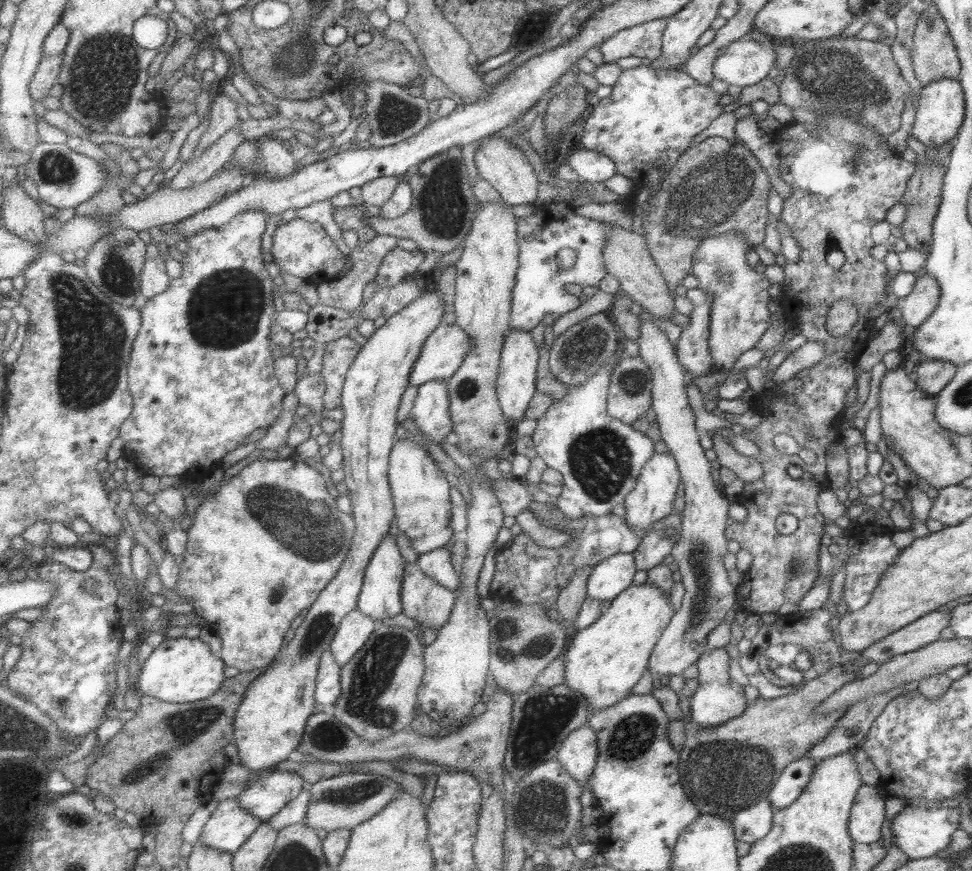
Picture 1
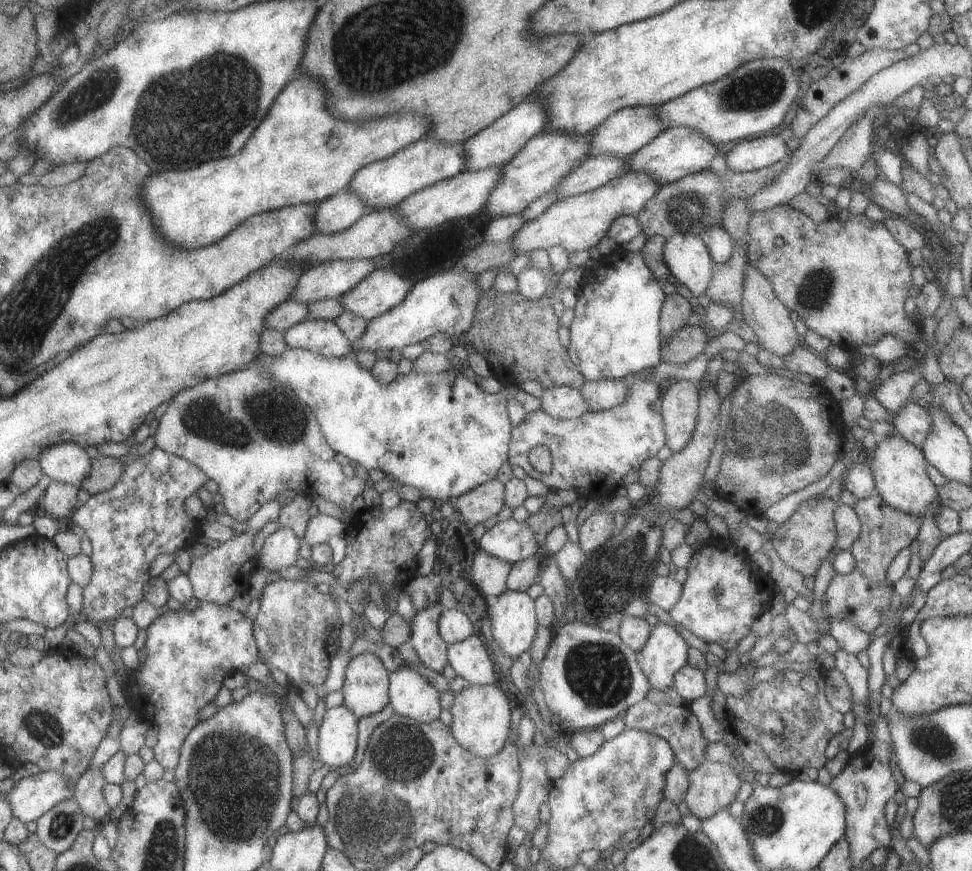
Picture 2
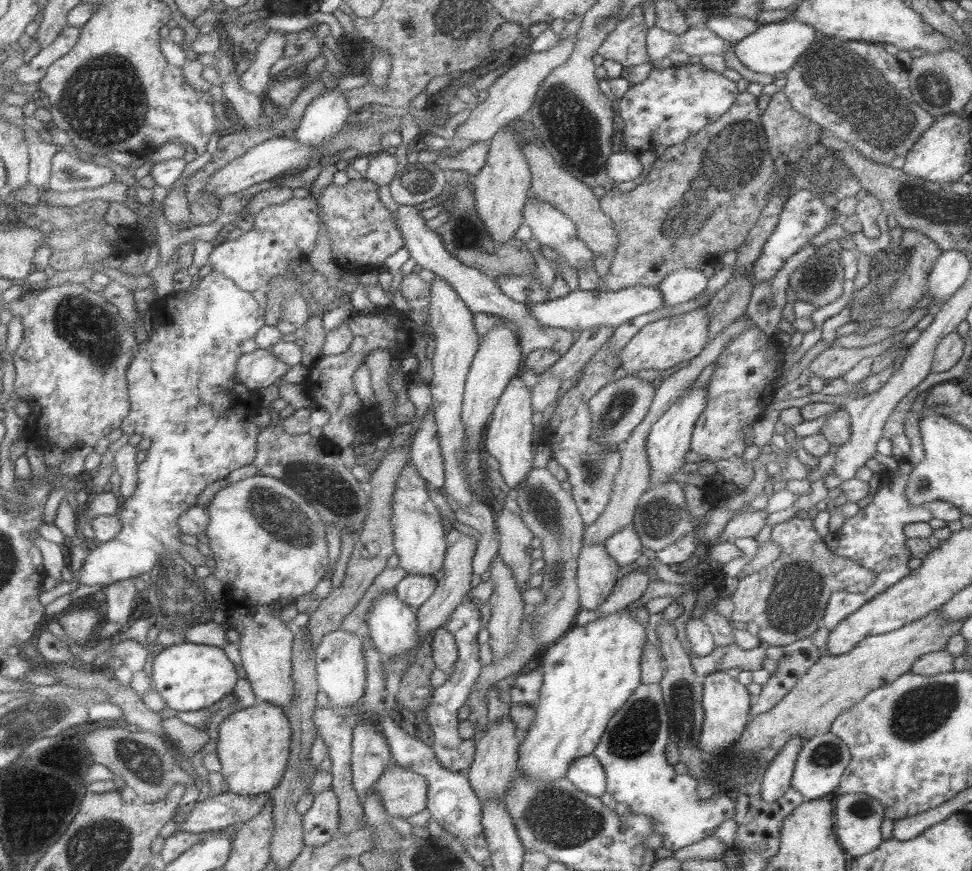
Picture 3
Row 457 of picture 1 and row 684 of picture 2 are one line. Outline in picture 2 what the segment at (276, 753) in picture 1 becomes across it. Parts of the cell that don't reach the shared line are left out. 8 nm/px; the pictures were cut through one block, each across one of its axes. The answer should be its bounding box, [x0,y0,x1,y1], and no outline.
[343,654,390,717]

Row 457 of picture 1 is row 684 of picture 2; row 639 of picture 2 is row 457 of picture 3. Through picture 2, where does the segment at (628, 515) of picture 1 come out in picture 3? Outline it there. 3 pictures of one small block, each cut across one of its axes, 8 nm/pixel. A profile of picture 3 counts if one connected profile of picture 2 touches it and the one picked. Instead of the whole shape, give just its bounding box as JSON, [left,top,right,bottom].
[646,389,707,484]

